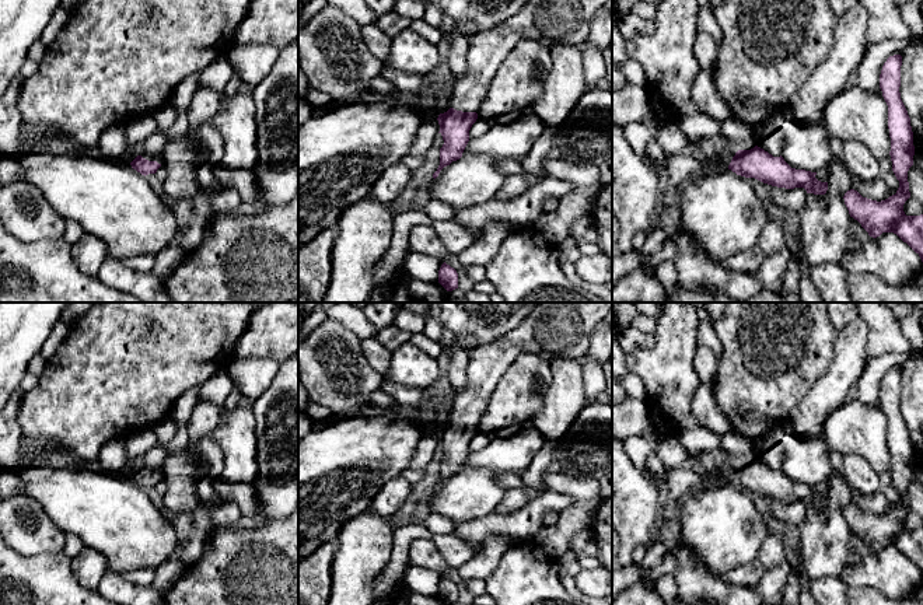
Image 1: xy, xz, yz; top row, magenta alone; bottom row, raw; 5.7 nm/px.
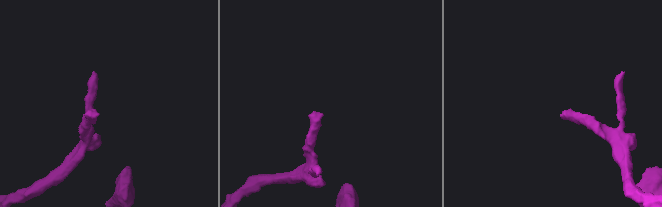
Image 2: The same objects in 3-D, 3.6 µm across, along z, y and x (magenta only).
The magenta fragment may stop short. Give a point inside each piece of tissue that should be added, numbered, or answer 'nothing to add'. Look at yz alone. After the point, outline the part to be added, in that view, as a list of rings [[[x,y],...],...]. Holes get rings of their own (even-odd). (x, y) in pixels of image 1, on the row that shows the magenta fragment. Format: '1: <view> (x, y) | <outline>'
1: yz (722, 161) | [[[723,151],[712,161],[712,169],[724,171],[728,168],[734,154],[737,151]]]

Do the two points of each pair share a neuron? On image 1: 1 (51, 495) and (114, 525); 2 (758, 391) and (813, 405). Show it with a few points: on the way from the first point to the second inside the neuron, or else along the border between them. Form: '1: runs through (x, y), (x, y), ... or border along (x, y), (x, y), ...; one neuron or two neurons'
1: runs through (66, 495), (93, 504), (98, 510); one neuron
2: border along (821, 377), (787, 415); two neurons

